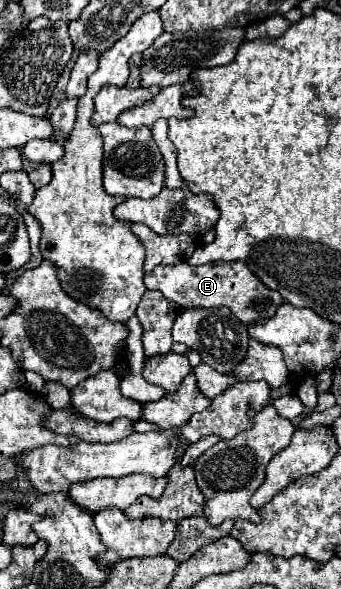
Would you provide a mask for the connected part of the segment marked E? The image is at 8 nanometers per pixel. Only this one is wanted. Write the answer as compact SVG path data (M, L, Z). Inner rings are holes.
M185 261L173 267L155 267L145 275L145 287L161 291L169 301L175 301L183 309L195 307L227 307L245 325L267 321L275 315L283 297L277 291L265 287L245 263L205 263L189 267Z

